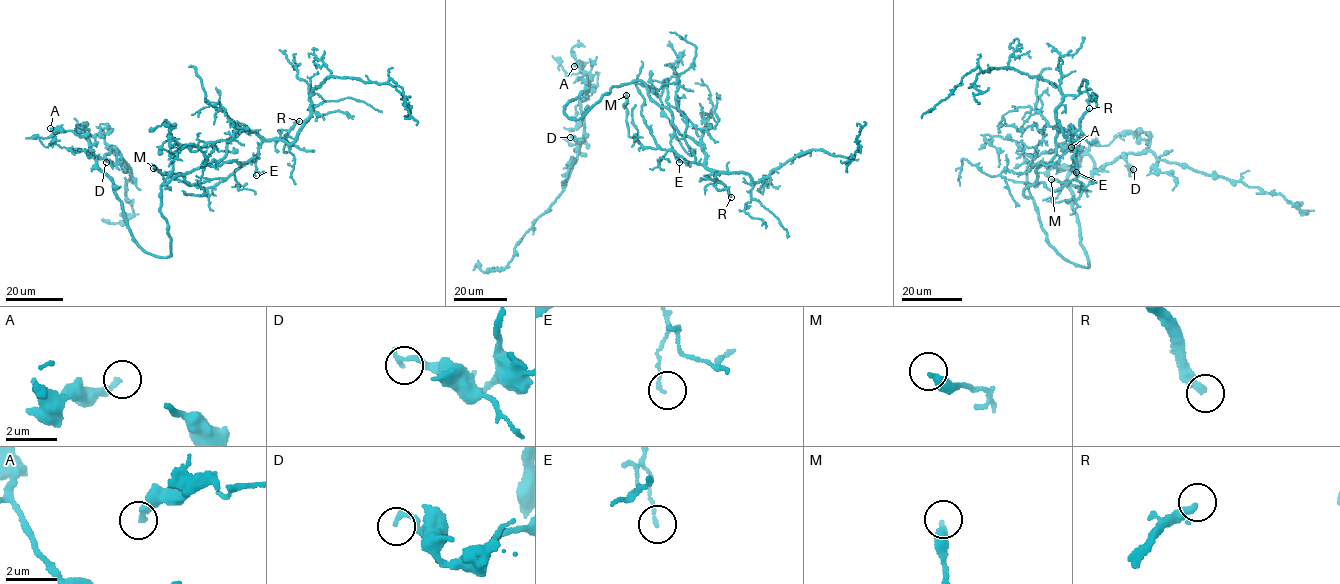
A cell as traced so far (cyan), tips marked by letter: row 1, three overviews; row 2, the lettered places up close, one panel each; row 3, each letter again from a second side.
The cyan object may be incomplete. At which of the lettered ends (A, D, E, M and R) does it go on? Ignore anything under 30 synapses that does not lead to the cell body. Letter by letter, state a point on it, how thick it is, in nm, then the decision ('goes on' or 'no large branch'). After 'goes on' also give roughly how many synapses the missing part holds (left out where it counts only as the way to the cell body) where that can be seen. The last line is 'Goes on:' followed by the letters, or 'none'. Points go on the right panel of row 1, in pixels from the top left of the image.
A: at (1071, 147); 240 nm thick; no large branch
D: at (1133, 169); 200 nm thick; no large branch
E: at (1076, 172); 110 nm thick; no large branch
M: at (1051, 179); 320 nm thick; no large branch
R: at (1089, 108); 300 nm thick; goes on; about 130 synapses
Goes on: R

